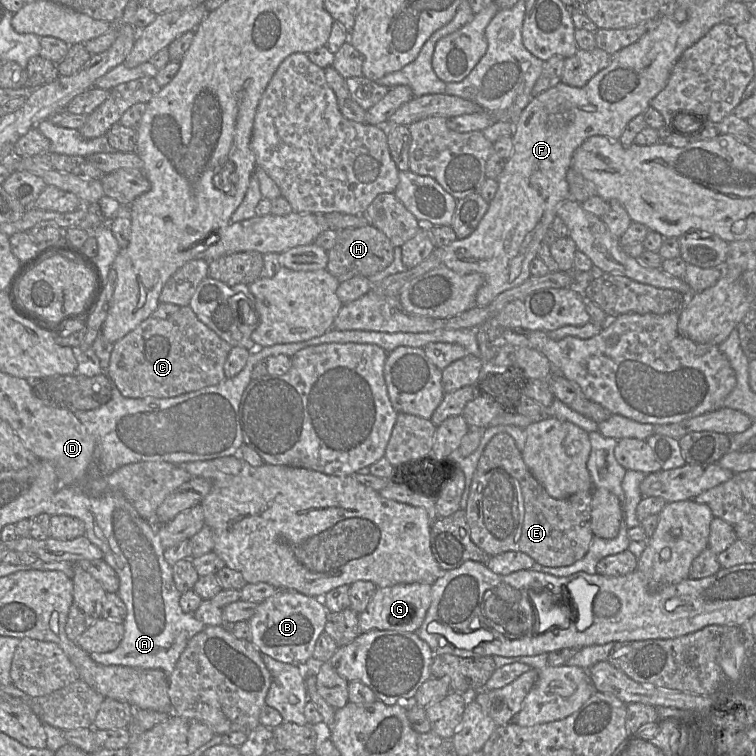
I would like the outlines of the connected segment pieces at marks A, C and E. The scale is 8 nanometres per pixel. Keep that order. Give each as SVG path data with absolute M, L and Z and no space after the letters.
M79 486L59 488L45 513L50 516L68 515L83 521L85 536L102 551L103 560L119 577L117 594L127 608L123 621L124 636L113 651L89 653L90 658L106 666L161 669L170 675L188 641L206 626L194 614L181 609L182 593L176 588L173 569L164 557L165 549L156 527L143 519L120 492L91 496Z
M189 306L180 309L167 319L150 316L134 330L114 343L107 376L124 397L171 398L214 386L226 379L224 364L232 346L202 323Z
M498 433L478 461L465 516L472 542L490 557L520 551L543 566L569 566L585 556L594 537L591 501L590 491L565 499L551 497L526 466L514 439L507 433Z

